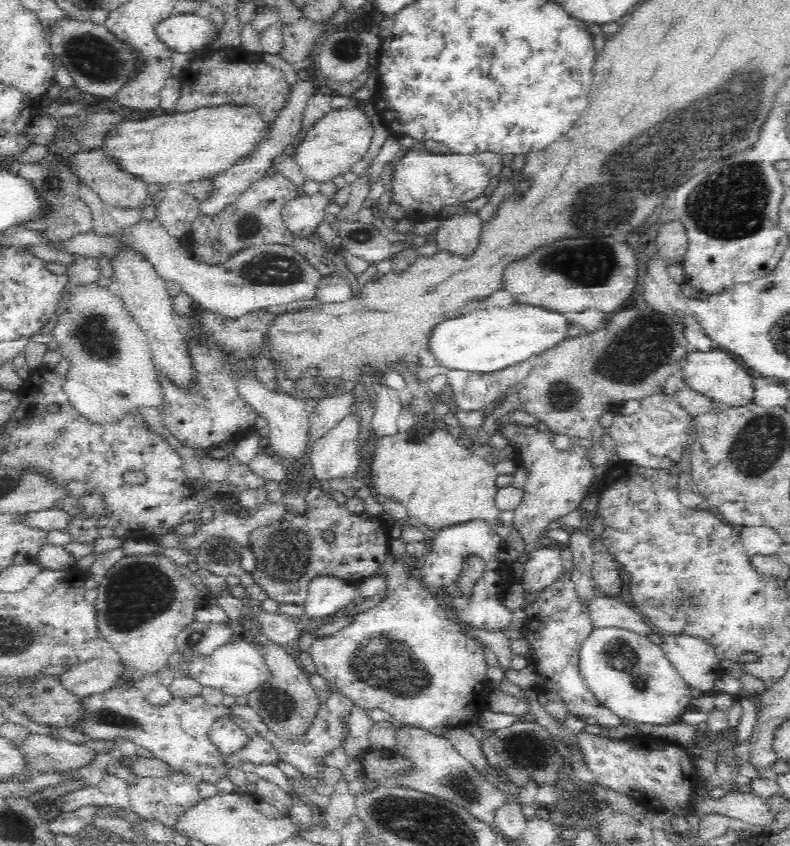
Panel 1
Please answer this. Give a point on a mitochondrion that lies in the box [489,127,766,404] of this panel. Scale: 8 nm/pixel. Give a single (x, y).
(644, 345)

